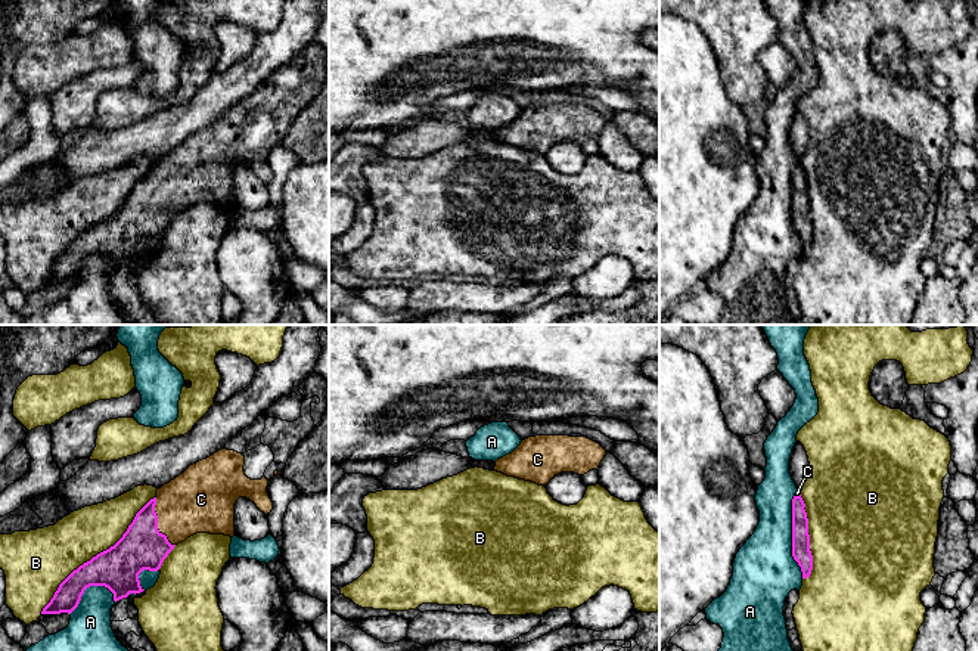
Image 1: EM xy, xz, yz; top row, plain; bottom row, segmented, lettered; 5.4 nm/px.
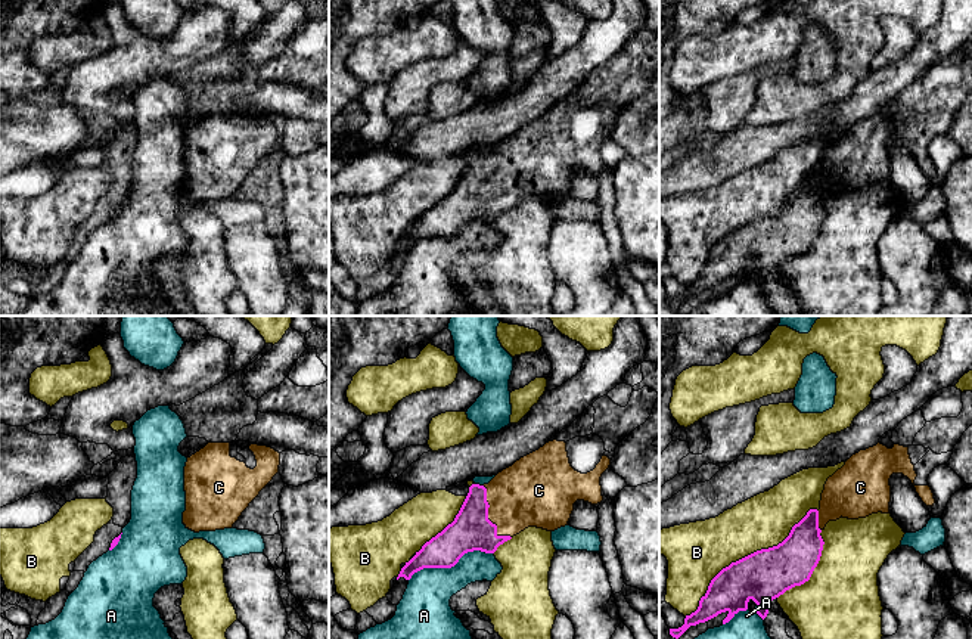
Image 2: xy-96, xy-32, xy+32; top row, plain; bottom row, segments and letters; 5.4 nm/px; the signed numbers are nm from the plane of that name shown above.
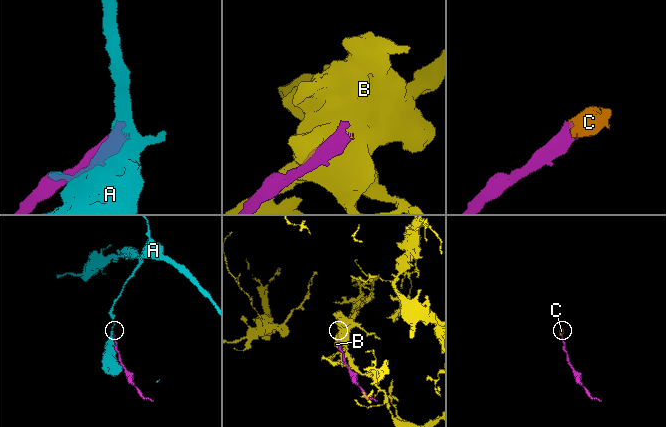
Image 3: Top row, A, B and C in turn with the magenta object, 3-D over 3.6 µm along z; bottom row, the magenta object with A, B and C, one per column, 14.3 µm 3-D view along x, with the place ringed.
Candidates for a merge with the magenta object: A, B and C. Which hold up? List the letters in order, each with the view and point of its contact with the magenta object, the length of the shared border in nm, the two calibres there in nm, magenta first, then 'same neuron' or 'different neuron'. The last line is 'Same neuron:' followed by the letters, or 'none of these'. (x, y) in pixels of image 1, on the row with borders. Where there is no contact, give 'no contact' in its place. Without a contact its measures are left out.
A: contact yz (792, 536); length 460 nm; calibres 100 and 360 nm; different neuron
B: contact xy (98, 554); length 900 nm; calibres 240 and 300 nm; different neuron
C: contact xy (157, 521); length 300 nm; calibres 240 and 340 nm; same neuron
Same neuron: C

